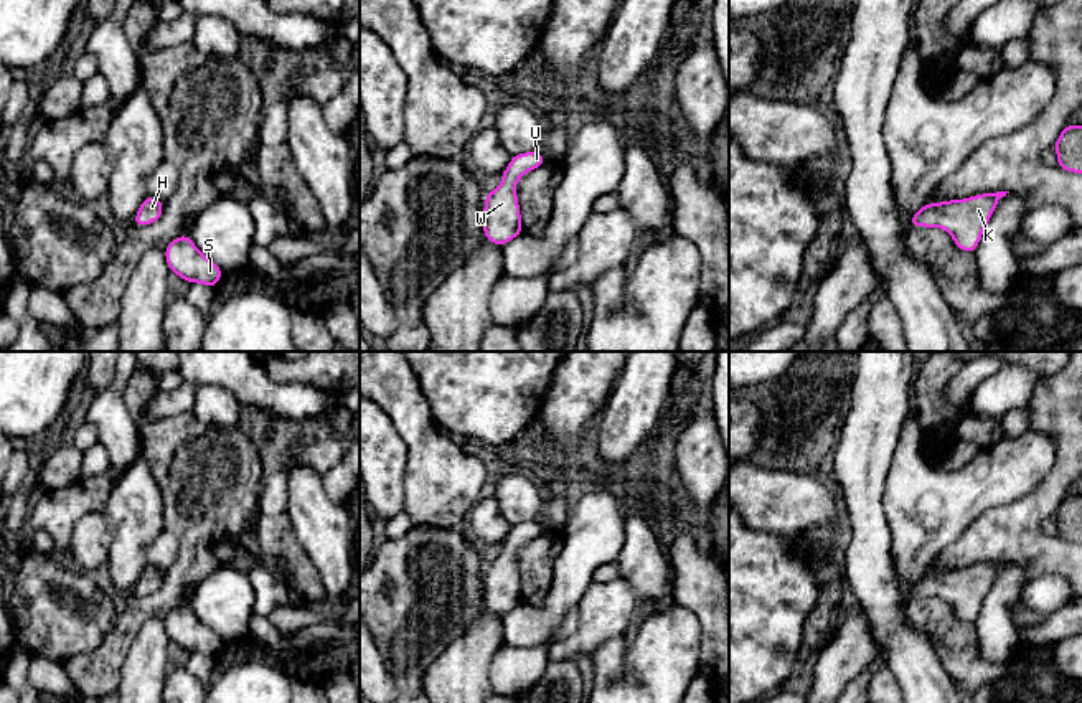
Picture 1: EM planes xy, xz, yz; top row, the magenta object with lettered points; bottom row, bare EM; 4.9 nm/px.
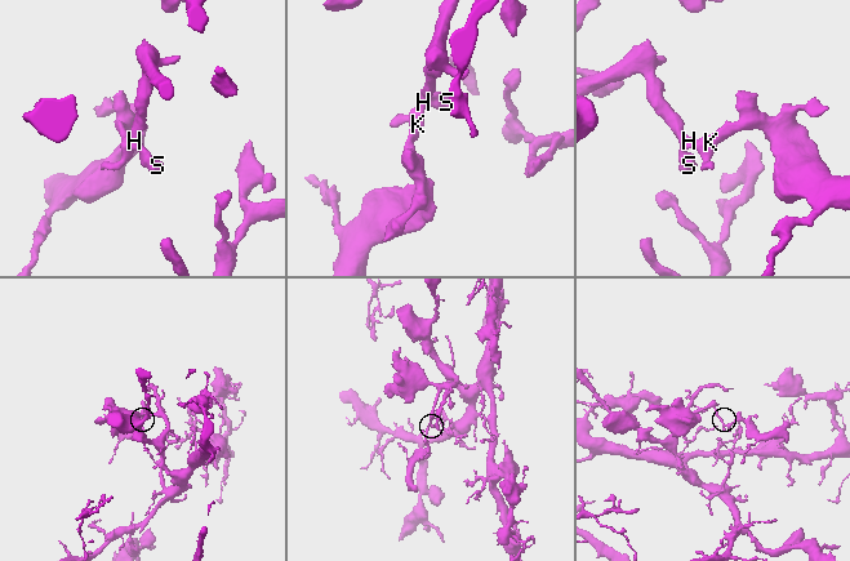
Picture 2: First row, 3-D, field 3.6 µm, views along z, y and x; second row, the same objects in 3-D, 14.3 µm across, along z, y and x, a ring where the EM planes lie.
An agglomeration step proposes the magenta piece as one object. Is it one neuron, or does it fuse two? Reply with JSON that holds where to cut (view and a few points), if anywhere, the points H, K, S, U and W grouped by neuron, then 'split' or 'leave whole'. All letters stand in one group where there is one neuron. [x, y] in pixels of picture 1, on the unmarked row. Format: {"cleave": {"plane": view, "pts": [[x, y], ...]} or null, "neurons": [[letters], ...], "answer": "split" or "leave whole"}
{"cleave": null, "neurons": [["H", "K", "S", "U", "W"]], "answer": "leave whole"}

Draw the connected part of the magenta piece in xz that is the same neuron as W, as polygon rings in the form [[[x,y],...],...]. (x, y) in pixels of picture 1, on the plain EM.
[[[538,520],[511,525],[500,556],[485,566],[483,604],[490,612],[501,617],[523,602],[516,551],[544,533],[548,530]]]

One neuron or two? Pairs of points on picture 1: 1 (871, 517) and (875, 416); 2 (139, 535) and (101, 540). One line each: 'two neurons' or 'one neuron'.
1: one neuron
2: two neurons

